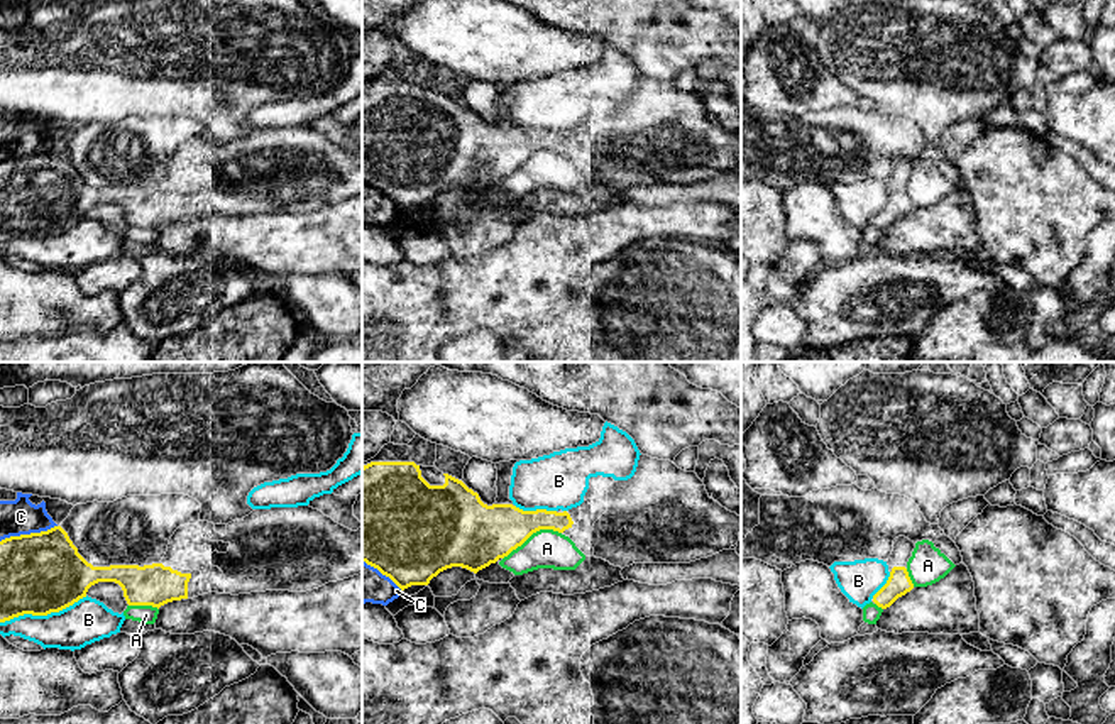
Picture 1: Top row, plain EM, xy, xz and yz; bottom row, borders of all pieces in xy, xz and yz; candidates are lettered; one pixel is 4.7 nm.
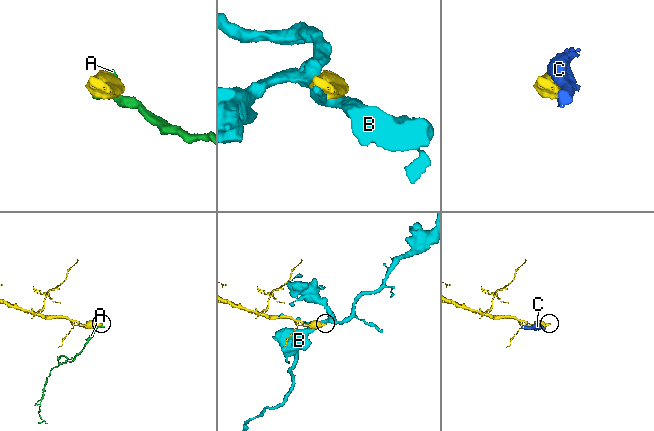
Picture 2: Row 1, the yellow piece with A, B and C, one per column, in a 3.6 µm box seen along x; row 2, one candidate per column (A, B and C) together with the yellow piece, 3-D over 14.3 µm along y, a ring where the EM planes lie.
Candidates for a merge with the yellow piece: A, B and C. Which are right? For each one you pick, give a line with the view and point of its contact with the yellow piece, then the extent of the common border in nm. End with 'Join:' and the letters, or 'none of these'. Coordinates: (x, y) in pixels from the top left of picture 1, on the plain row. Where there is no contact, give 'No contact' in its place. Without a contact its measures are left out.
Join: none of these

